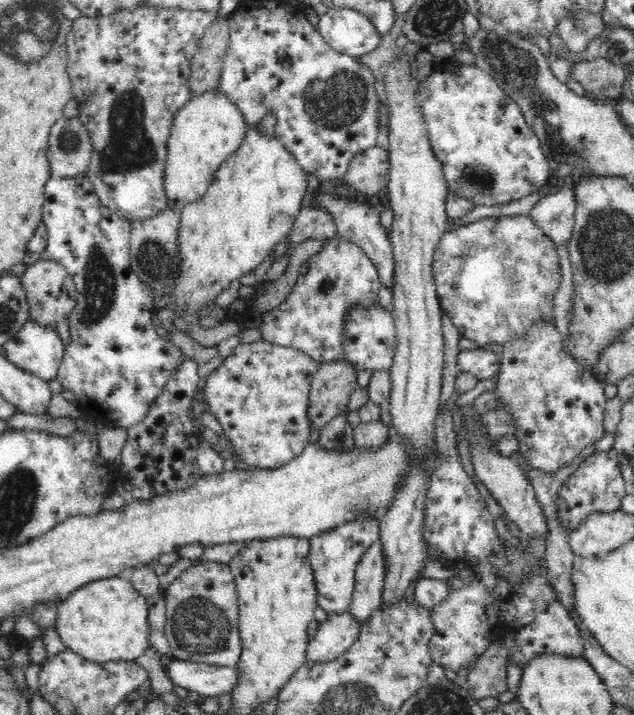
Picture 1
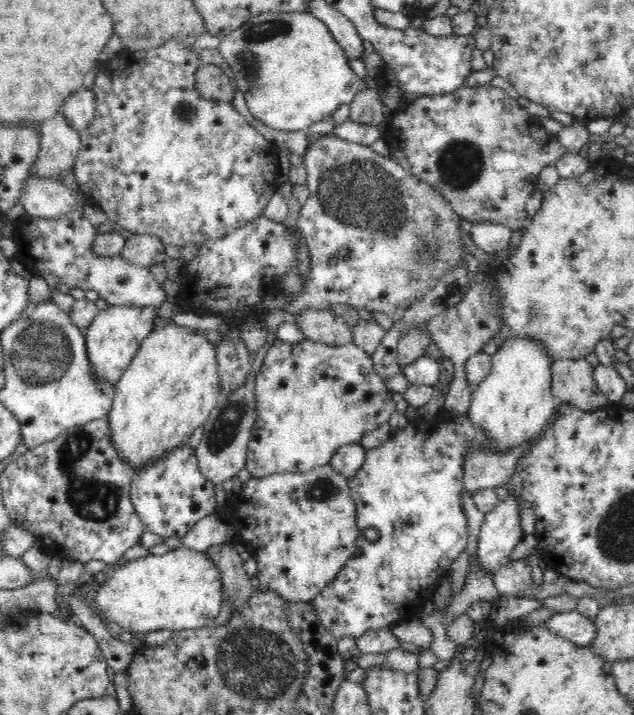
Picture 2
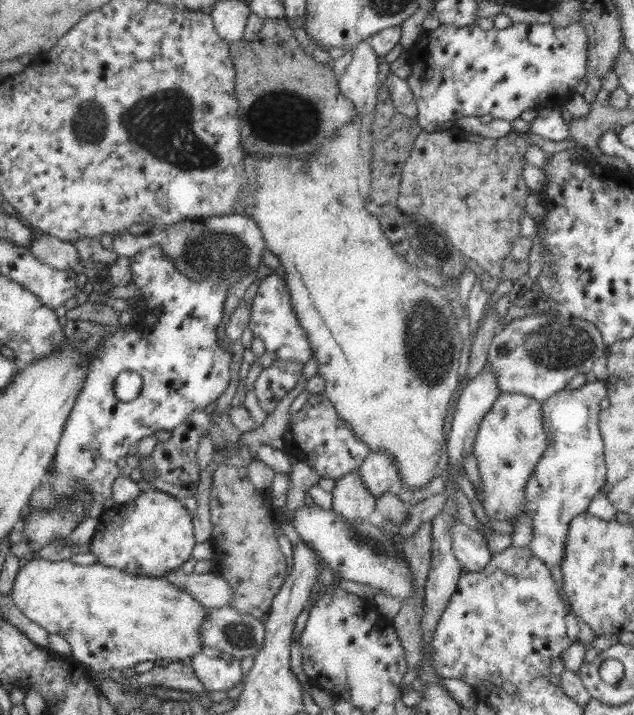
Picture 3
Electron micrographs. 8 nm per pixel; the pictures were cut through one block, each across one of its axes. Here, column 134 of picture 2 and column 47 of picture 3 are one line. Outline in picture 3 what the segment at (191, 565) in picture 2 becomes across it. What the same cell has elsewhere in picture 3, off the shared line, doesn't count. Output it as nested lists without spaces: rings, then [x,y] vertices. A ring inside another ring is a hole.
[[[36,555],[19,568],[13,581],[11,598],[32,622],[50,634],[64,636],[71,645],[72,657],[92,672],[105,674],[111,668],[124,670],[157,659],[184,661],[196,656],[196,652],[204,647],[199,632],[208,608],[163,577],[128,574],[98,562],[78,565],[70,559],[51,561]]]

